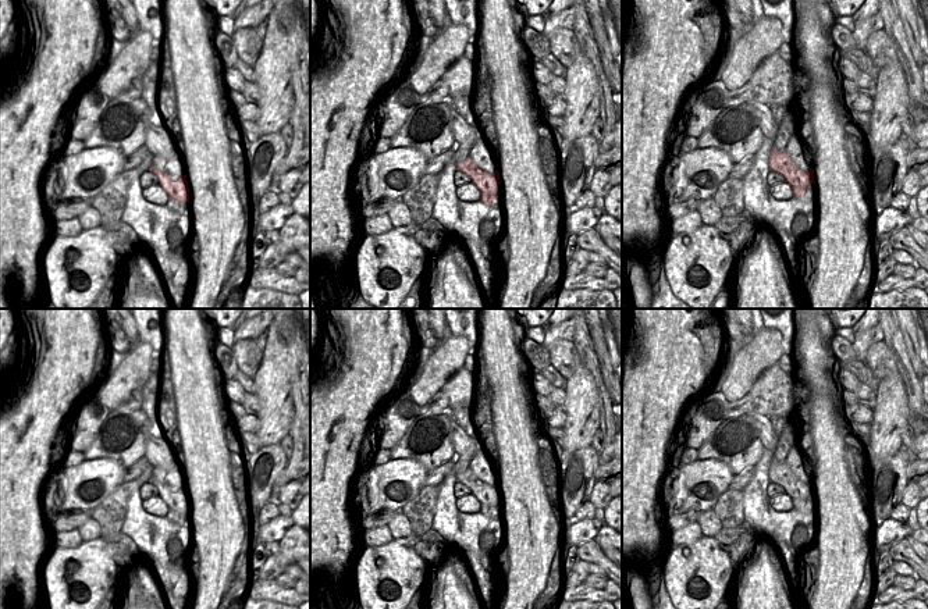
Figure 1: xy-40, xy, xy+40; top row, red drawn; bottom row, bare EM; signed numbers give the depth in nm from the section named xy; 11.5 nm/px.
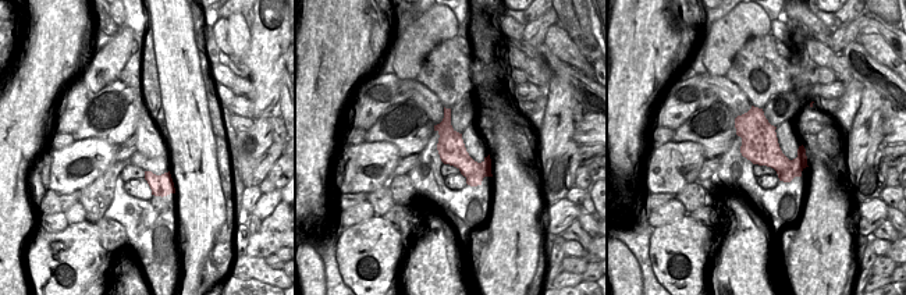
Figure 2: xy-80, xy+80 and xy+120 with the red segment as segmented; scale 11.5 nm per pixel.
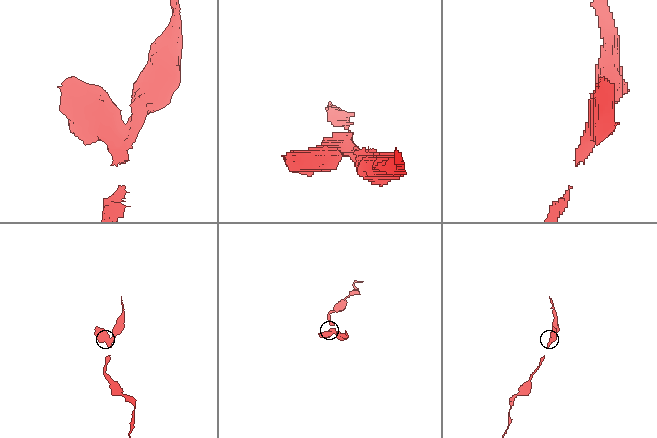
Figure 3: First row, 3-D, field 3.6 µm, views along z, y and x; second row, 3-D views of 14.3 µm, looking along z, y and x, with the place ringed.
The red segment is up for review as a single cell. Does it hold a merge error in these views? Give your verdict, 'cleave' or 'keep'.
cleave

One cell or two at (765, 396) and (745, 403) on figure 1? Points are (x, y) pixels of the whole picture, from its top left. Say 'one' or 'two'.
two

